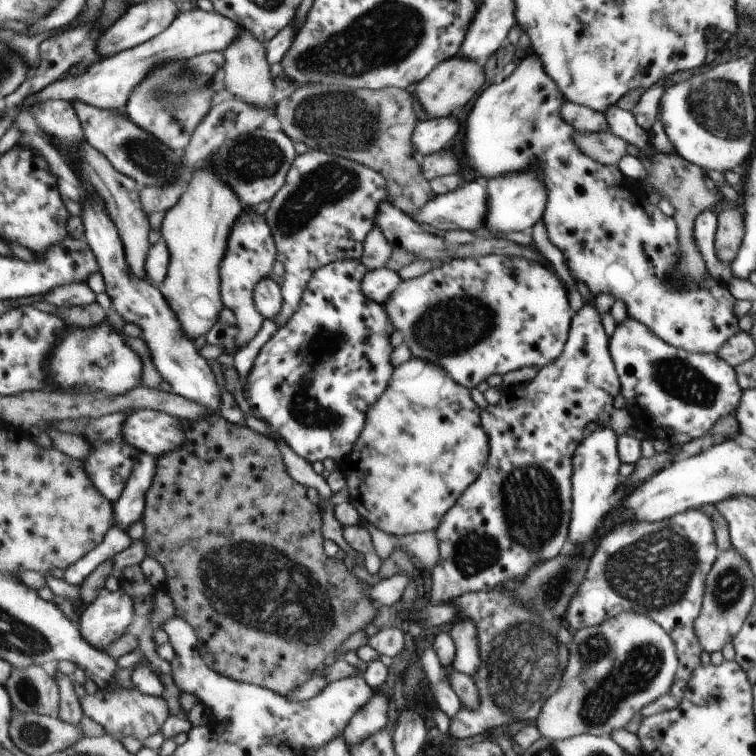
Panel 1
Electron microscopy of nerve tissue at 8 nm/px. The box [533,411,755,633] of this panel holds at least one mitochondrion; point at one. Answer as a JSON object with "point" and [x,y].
{"point":[652,574]}

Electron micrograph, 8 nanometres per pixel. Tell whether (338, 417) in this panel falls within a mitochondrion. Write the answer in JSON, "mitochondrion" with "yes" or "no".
{"mitochondrion":"yes"}

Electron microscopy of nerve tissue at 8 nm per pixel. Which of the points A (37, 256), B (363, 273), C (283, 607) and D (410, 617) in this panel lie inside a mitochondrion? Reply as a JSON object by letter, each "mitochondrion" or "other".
{"A":"other","B":"other","C":"mitochondrion","D":"other"}

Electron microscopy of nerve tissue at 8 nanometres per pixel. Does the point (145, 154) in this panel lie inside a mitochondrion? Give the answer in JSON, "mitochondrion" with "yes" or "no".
{"mitochondrion":"yes"}

